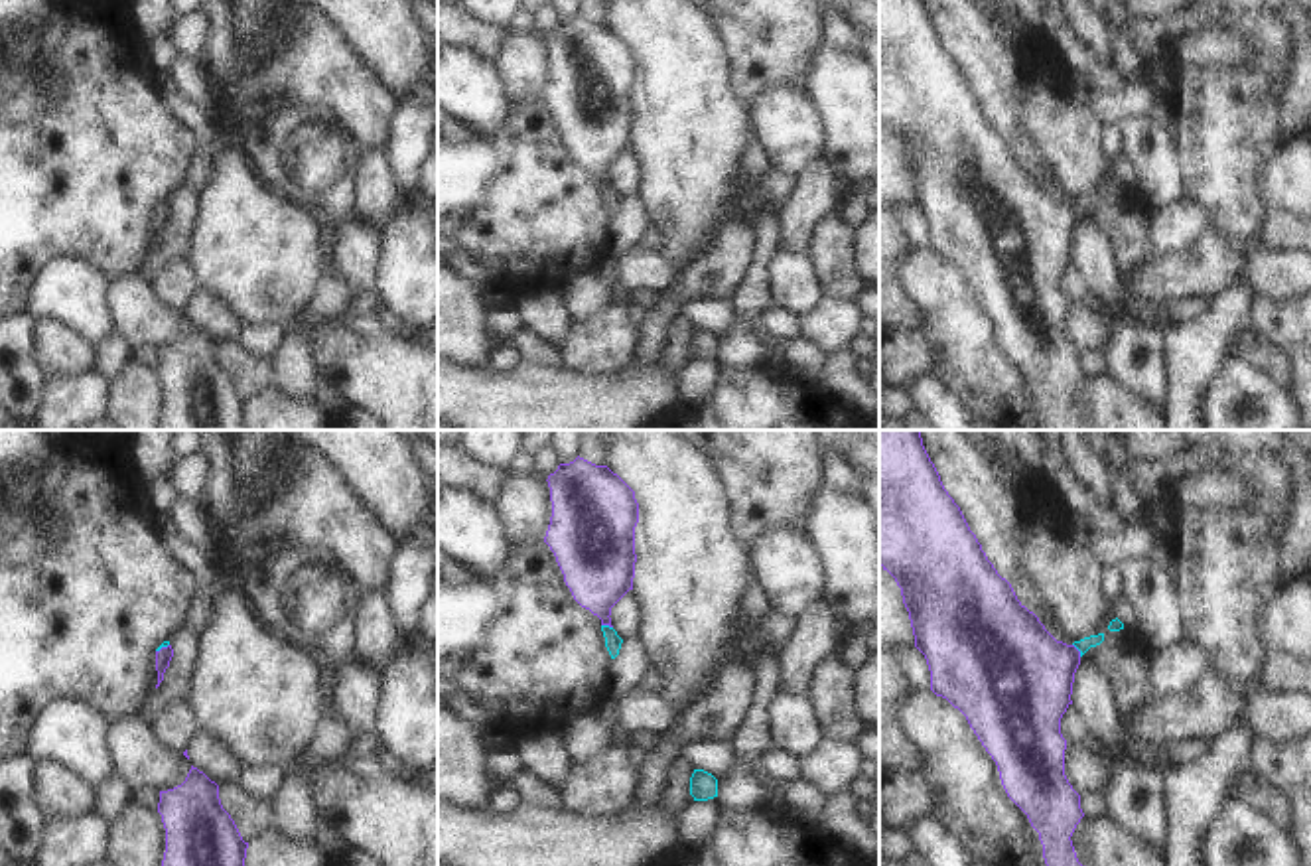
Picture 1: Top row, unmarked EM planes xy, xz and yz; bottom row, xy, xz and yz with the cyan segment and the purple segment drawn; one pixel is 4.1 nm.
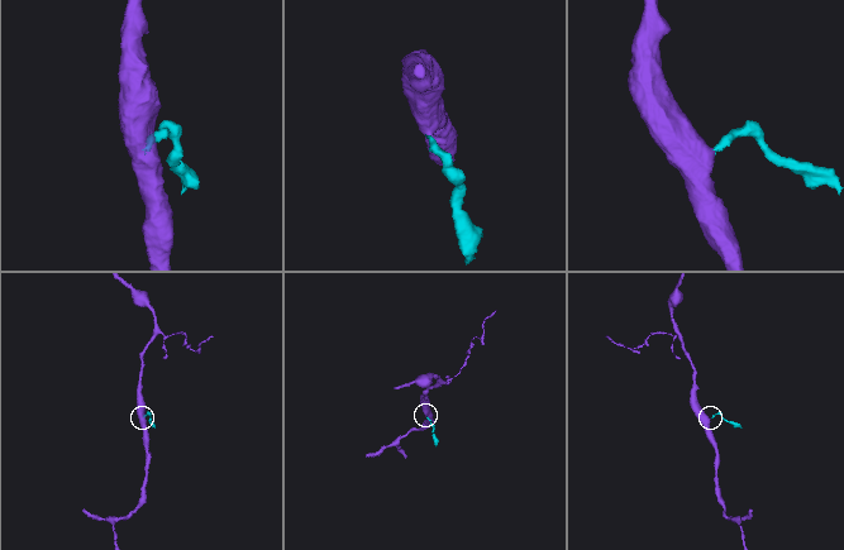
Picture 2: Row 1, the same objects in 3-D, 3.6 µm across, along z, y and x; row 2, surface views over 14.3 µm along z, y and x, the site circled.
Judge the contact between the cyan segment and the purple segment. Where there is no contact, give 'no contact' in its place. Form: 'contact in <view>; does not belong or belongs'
contact in yz; belongs

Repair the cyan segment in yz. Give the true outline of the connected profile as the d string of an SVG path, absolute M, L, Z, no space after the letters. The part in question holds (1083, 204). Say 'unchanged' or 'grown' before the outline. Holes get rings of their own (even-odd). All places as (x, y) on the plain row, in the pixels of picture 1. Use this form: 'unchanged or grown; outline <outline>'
grown; outline M879 0L879 122L901 146L915 205L925 213L931 229L931 249L966 274L996 320L1007 355L1039 391L1047 422L1041 430L1092 430L1078 420L1070 398L1084 371L1080 353L1065 333L1067 298L1061 292L1061 276L1072 262L1070 253L1080 215L1100 203L1104 191L1067 203L1045 187L988 118L960 65L944 47L923 0Z

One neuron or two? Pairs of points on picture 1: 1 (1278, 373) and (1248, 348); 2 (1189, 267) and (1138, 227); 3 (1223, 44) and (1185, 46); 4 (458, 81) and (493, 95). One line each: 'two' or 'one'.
1: one
2: two
3: one
4: one

